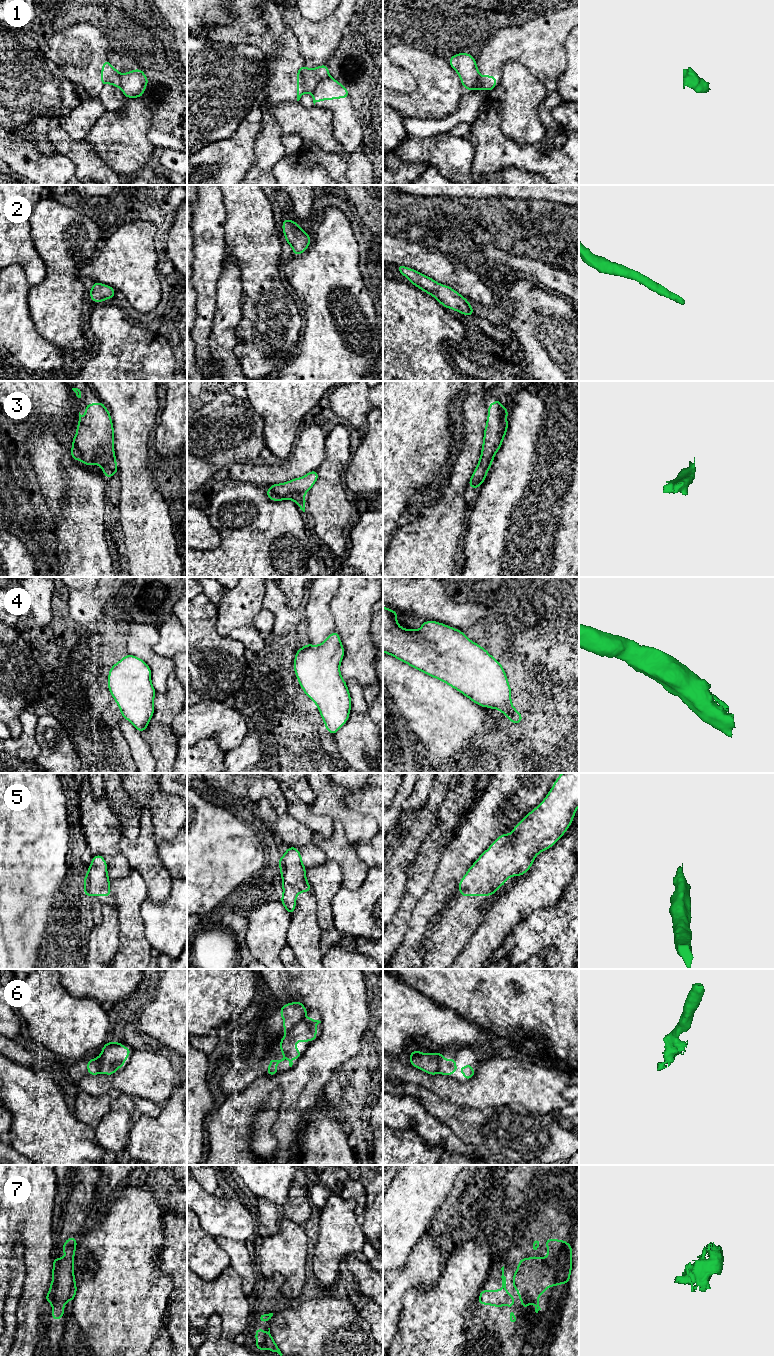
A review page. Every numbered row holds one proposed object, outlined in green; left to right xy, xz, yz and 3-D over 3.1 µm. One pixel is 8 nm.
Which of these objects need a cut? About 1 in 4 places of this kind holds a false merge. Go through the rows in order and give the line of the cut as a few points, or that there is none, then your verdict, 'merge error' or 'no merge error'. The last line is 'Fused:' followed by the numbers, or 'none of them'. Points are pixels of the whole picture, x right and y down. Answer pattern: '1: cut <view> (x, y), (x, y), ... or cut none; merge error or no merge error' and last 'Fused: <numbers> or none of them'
1: cut xz (329, 76), (321, 79), (311, 92); merge error
2: cut none; no merge error
3: cut none; no merge error
4: cut none; no merge error
5: cut none; no merge error
6: cut yz (436, 1054), (439, 1072); merge error
7: cut none; no merge error
Fused: 1, 6

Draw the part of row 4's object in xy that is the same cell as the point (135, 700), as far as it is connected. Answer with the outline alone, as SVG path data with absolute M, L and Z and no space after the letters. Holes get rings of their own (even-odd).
M124 656L108 675L108 688L122 717L142 733L154 715L156 691L151 683L151 669L140 658Z

